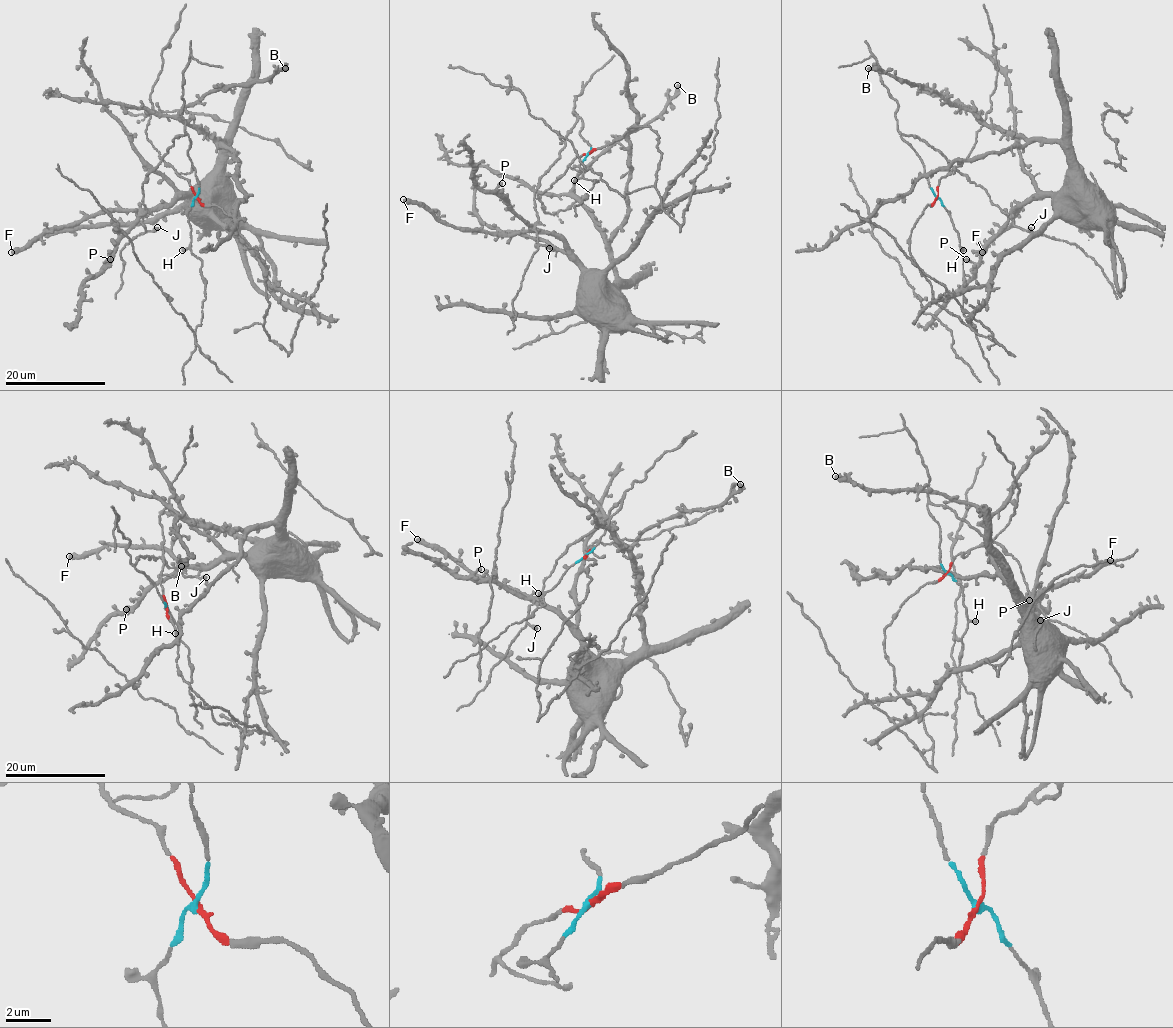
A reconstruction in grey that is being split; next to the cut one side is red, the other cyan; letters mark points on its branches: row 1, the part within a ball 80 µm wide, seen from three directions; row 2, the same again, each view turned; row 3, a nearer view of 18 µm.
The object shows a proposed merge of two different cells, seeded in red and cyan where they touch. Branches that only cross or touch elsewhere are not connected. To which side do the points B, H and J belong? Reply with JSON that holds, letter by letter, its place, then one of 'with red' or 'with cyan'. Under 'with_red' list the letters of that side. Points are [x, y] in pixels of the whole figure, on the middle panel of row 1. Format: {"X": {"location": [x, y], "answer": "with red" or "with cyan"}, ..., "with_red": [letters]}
{"B": {"location": [677, 85], "answer": "with red"}, "H": {"location": [574, 180], "answer": "with cyan"}, "J": {"location": [549, 248], "answer": "with cyan"}, "with_red": ["B"]}

